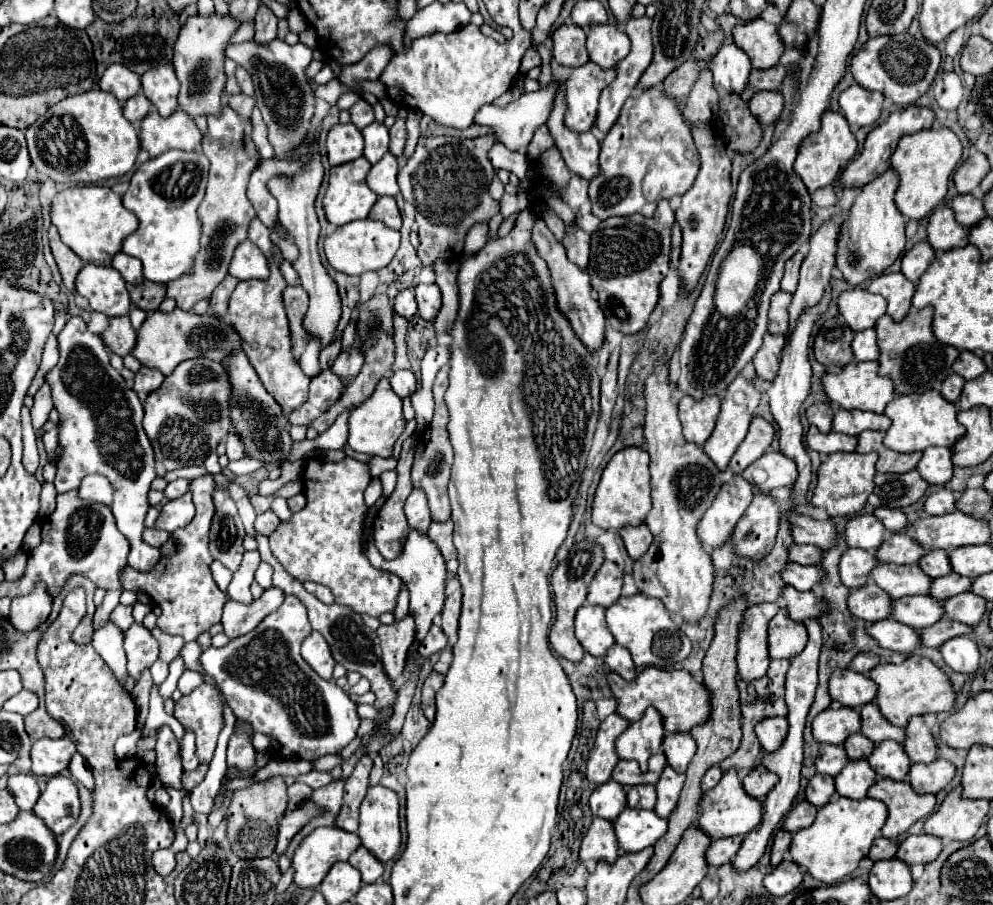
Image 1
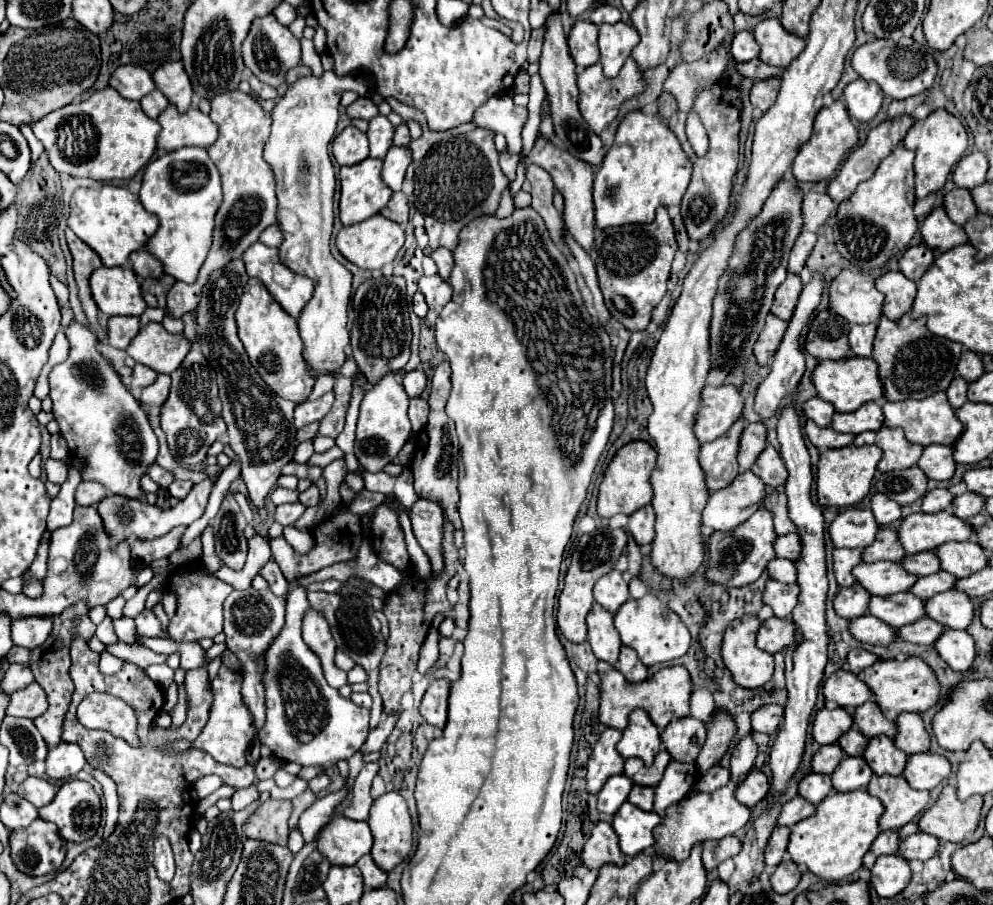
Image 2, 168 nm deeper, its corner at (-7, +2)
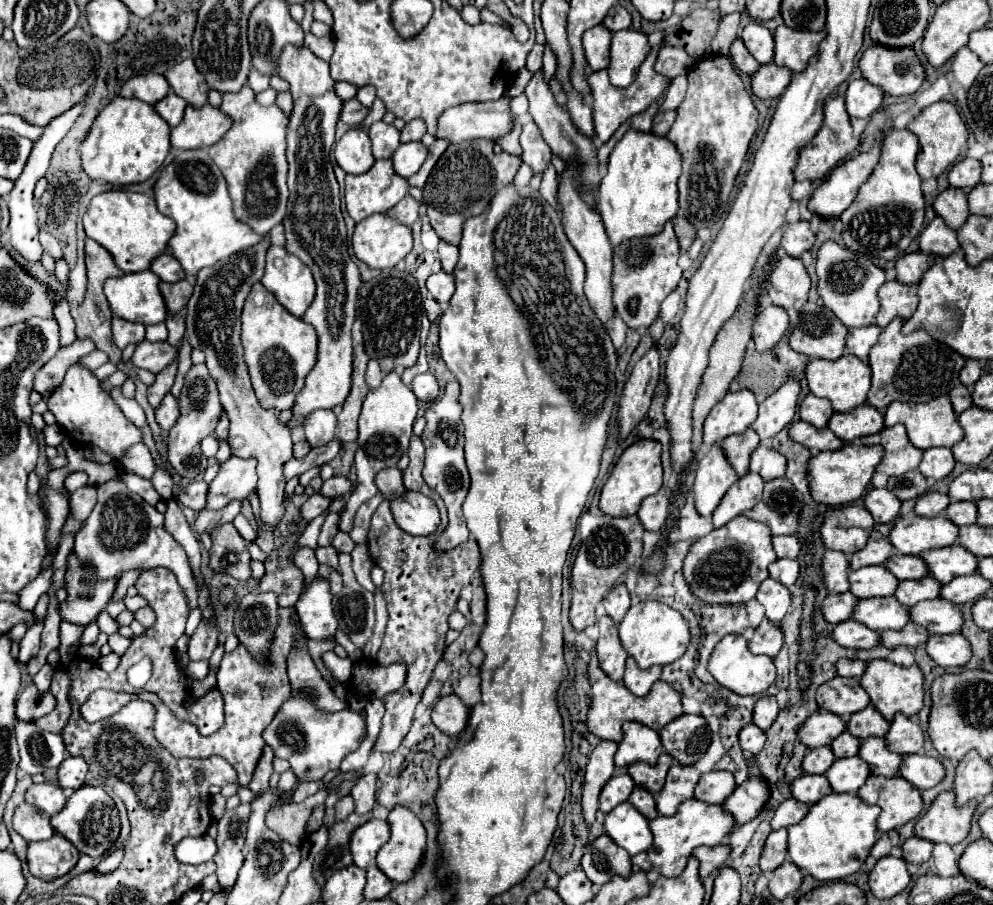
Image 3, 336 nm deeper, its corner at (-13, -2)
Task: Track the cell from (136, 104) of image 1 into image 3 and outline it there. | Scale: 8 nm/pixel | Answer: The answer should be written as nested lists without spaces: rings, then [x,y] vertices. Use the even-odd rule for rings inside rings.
[[[172,90],[168,92],[168,96],[164,100],[160,100],[156,106],[156,112],[170,124],[170,128],[178,126],[182,116],[184,116],[184,108],[186,108],[186,100],[176,96]]]

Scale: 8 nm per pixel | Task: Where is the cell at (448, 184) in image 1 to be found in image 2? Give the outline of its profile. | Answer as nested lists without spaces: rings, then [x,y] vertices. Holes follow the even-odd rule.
[[[482,128],[434,144],[418,164],[414,178],[414,206],[424,216],[426,232],[430,236],[426,254],[432,254],[440,246],[454,250],[458,246],[460,230],[478,216],[492,216],[500,204],[502,192],[508,188],[508,180],[498,164],[494,132]],[[476,132],[482,136],[482,156]]]

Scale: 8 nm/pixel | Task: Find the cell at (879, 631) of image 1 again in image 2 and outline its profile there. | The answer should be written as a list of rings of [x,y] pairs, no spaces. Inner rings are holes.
[[[870,614],[850,620],[850,632],[856,640],[866,642],[866,644],[876,644],[876,646],[888,646],[898,640],[894,628],[890,628],[886,622]]]

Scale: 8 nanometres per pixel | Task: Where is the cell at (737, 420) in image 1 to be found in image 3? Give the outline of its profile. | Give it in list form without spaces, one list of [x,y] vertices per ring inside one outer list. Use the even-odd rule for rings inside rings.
[[[712,446],[708,454],[698,460],[698,470],[692,486],[694,506],[700,516],[712,516],[726,490],[738,480],[734,468],[728,464],[720,446]]]

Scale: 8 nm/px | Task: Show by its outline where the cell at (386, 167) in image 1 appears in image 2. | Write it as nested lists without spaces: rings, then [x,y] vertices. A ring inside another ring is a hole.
[[[392,146],[388,150],[382,166],[382,180],[392,192],[402,190],[402,180],[410,162],[412,162],[412,152],[408,146]]]

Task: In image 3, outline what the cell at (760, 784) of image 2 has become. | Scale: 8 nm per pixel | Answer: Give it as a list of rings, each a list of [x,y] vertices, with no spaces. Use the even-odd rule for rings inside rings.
[[[752,776],[744,784],[736,786],[732,796],[724,802],[724,808],[728,814],[734,816],[736,828],[758,816],[762,806],[766,804],[770,792],[762,776]]]

